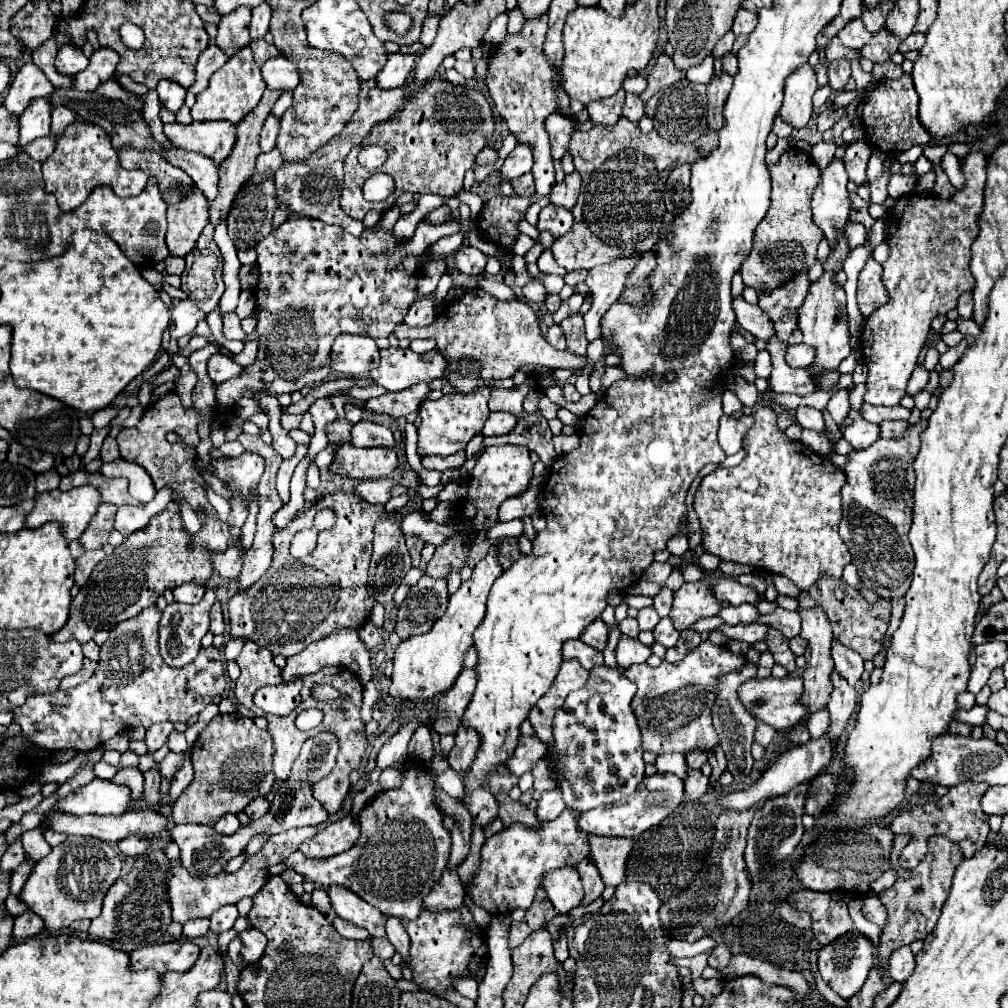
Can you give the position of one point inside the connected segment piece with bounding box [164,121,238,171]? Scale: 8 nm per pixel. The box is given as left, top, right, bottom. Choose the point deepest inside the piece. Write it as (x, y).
(214, 139)

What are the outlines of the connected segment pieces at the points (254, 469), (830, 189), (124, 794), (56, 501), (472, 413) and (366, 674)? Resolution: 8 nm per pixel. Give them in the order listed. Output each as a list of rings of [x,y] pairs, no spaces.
[[[242,453],[240,457],[224,457],[212,461],[212,475],[222,479],[230,491],[230,527],[242,527],[248,517],[248,505],[252,499],[252,491],[258,487],[258,481],[264,473],[264,461],[260,455]]]
[[[834,157],[826,169],[822,169],[822,179],[812,195],[814,223],[822,229],[830,247],[836,243],[836,231],[844,231],[850,213],[850,199],[846,189],[848,177],[844,161]]]
[[[94,779],[88,785],[76,789],[62,801],[58,801],[52,809],[60,809],[74,815],[114,815],[120,817],[122,813],[130,811],[130,789],[126,785],[116,785],[112,781]]]
[[[94,485],[74,487],[70,491],[46,491],[36,497],[34,511],[26,517],[26,527],[36,529],[46,521],[56,521],[62,525],[64,537],[74,541],[86,531],[100,503],[102,499]]]
[[[482,387],[470,395],[442,395],[436,401],[424,401],[420,407],[418,455],[454,455],[466,449],[468,441],[482,431],[488,419],[488,395],[490,389]]]
[[[336,629],[332,631],[328,637],[314,641],[314,645],[308,645],[302,653],[288,657],[286,667],[282,669],[282,678],[284,681],[292,681],[292,679],[300,679],[304,675],[312,675],[316,671],[320,671],[322,667],[328,665],[336,665],[336,667],[348,667],[352,661],[357,661],[360,666],[359,676],[360,682],[365,685],[372,679],[372,667],[370,667],[370,649],[364,645],[364,641],[358,637],[358,629]]]

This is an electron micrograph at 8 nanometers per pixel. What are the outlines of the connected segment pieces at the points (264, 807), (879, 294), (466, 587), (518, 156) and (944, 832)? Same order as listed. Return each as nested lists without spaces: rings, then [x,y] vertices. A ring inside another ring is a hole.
[[[258,797],[258,799],[250,801],[250,805],[246,805],[244,811],[248,813],[250,819],[258,819],[258,817],[262,817],[262,815],[268,811],[268,807],[270,807],[268,799],[266,799],[266,797]]]
[[[872,257],[858,275],[858,307],[864,317],[888,301],[888,293],[880,283],[882,265]]]
[[[498,547],[490,549],[490,553],[472,569],[472,577],[460,585],[456,593],[450,595],[448,609],[442,619],[438,619],[426,635],[410,637],[396,647],[394,653],[394,671],[392,671],[392,685],[390,695],[400,701],[410,701],[412,705],[422,705],[442,693],[446,693],[456,677],[462,671],[464,657],[472,643],[472,633],[482,623],[486,613],[486,599],[490,593],[492,583],[502,575],[502,565],[498,563]]]
[[[516,145],[516,149],[506,157],[502,169],[500,169],[500,175],[506,177],[508,181],[528,173],[532,169],[532,163],[534,163],[534,157],[532,157],[532,149],[530,145]]]
[[[964,781],[962,785],[952,787],[938,801],[902,811],[890,825],[892,833],[910,835],[910,843],[900,853],[900,867],[916,867],[916,863],[924,857],[924,849],[928,845],[928,839],[936,837],[936,835],[942,835],[942,837],[948,837],[950,841],[954,841],[962,849],[964,857],[972,857],[978,849],[982,849],[982,845],[986,843],[986,837],[988,837],[990,825],[988,825],[988,815],[980,807],[980,797],[984,795],[984,791],[988,787],[990,785]],[[914,851],[920,851],[920,855],[914,857]]]

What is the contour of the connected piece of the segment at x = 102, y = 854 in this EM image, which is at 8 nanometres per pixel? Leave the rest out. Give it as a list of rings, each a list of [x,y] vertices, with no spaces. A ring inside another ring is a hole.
[[[68,837],[34,865],[20,899],[44,919],[50,933],[62,931],[76,919],[94,919],[100,915],[102,899],[120,877],[120,867],[120,855],[108,843],[96,837]]]

